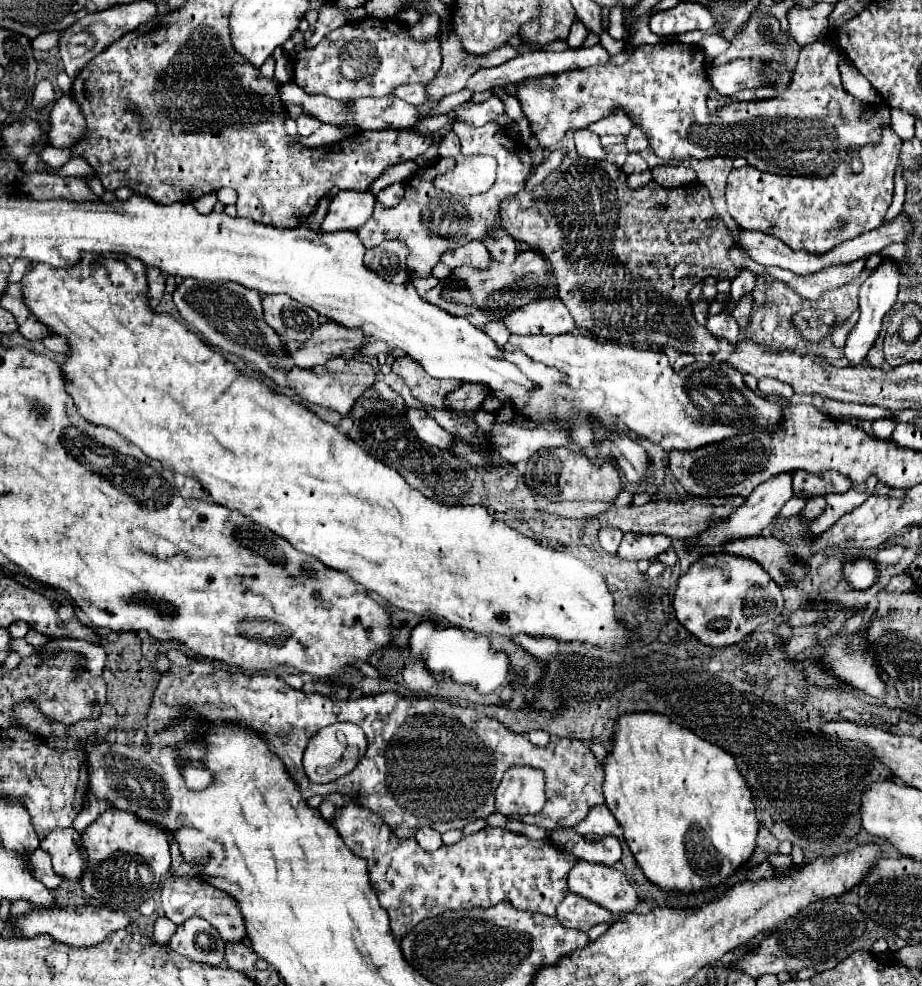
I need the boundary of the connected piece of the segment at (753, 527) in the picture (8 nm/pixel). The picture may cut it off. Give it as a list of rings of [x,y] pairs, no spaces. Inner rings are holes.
[[[791,471],[787,473],[781,473],[781,475],[775,475],[773,479],[761,483],[747,499],[745,503],[733,511],[725,521],[721,523],[715,523],[711,529],[707,529],[705,533],[701,533],[699,537],[695,539],[687,539],[691,551],[697,551],[697,549],[719,549],[723,543],[727,541],[733,541],[733,539],[743,539],[743,537],[757,537],[763,533],[765,527],[769,527],[773,523],[773,519],[779,515],[781,507],[793,497],[793,483],[791,483]]]

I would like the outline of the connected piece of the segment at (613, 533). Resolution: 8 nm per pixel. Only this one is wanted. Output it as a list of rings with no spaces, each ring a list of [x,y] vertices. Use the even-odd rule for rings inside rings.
[[[601,527],[601,531],[599,531],[599,543],[611,555],[617,553],[621,539],[623,539],[623,531],[617,531],[615,527]]]

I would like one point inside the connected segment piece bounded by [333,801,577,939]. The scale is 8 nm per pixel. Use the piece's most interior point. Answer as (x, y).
(494, 865)

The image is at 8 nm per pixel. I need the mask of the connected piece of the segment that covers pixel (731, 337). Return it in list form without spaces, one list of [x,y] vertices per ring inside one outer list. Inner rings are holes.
[[[721,313],[721,315],[709,315],[707,325],[705,325],[713,335],[727,339],[729,343],[739,341],[739,327],[737,321],[731,313]]]

